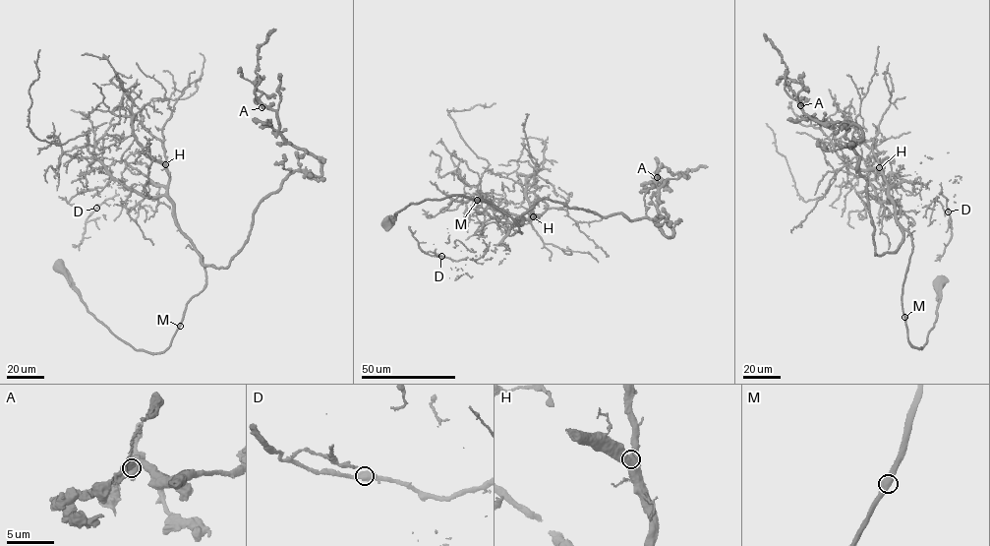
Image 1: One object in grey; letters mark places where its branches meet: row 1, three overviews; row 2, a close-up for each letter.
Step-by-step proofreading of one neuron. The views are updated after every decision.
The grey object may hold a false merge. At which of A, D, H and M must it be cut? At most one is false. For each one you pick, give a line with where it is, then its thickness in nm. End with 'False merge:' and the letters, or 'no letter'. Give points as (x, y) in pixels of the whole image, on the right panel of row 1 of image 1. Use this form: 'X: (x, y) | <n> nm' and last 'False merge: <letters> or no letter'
False merge: no letter

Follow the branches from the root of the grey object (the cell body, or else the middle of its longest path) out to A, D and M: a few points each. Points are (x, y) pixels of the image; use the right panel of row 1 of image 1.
A: (939, 283), (918, 348), (912, 238), (874, 254), (862, 130), (800, 105)
D: (939, 283), (936, 320), (918, 348), (902, 298), (912, 238), (889, 190), (940, 184), (948, 211)
M: (939, 283), (936, 320), (922, 349), (910, 343), (904, 317)

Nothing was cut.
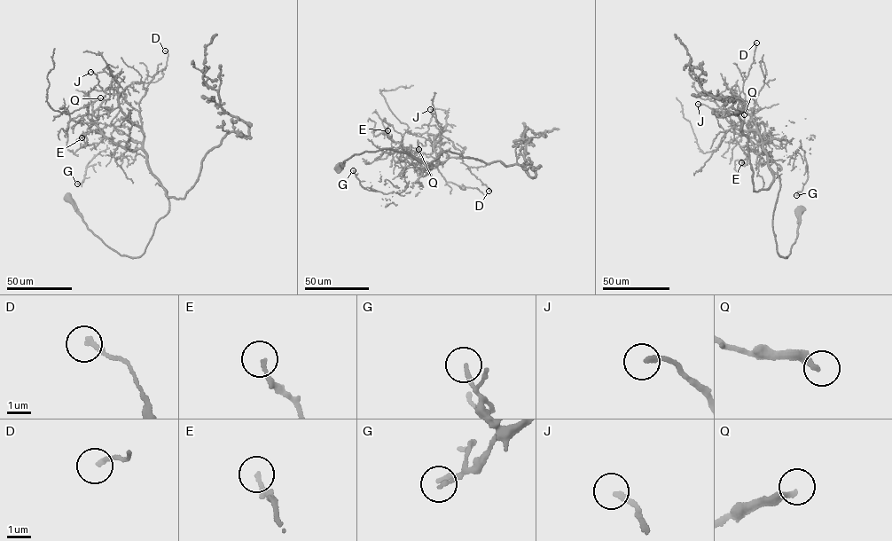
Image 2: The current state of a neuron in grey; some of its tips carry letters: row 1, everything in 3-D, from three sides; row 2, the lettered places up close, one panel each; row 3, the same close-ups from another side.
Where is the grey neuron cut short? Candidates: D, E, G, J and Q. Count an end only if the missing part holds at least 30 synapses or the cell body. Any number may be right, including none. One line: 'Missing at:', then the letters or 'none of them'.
Missing at: none of them

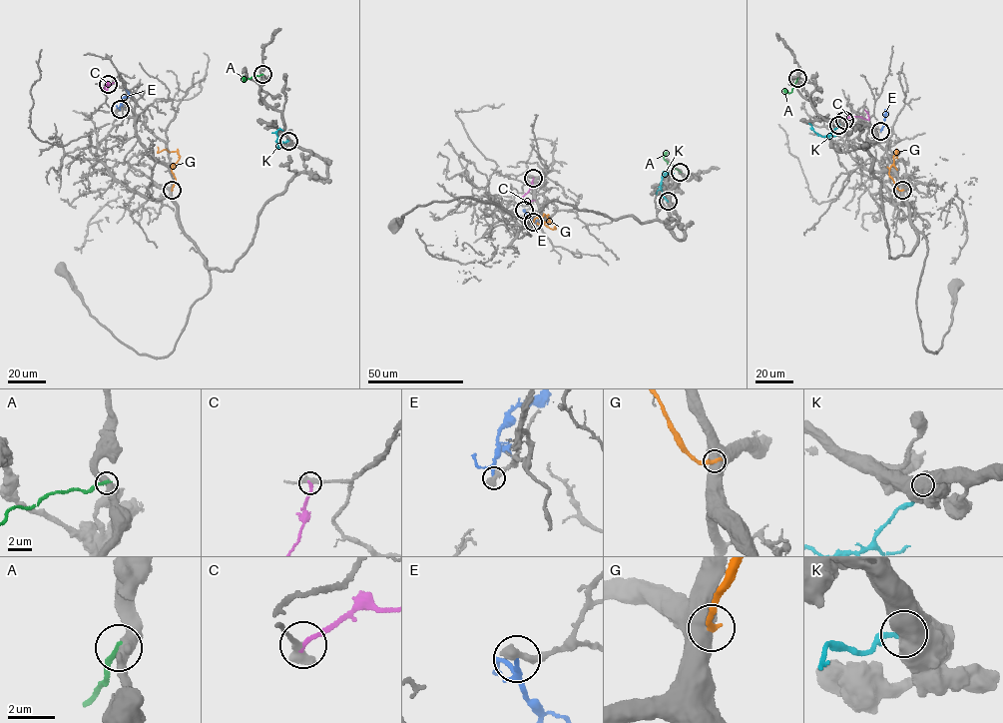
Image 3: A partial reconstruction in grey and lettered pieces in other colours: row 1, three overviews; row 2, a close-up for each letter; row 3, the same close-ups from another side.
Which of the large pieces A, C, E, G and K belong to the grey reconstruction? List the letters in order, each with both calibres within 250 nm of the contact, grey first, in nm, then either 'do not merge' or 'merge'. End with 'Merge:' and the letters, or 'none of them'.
A: calibres 480 and 200 nm; do not merge
C: calibres 360 and 200 nm; do not merge
E: calibres 550 and 180 nm; do not merge
G: calibres 850 and 320 nm; do not merge
K: calibres 850 and 240 nm; do not merge
Merge: none of them

